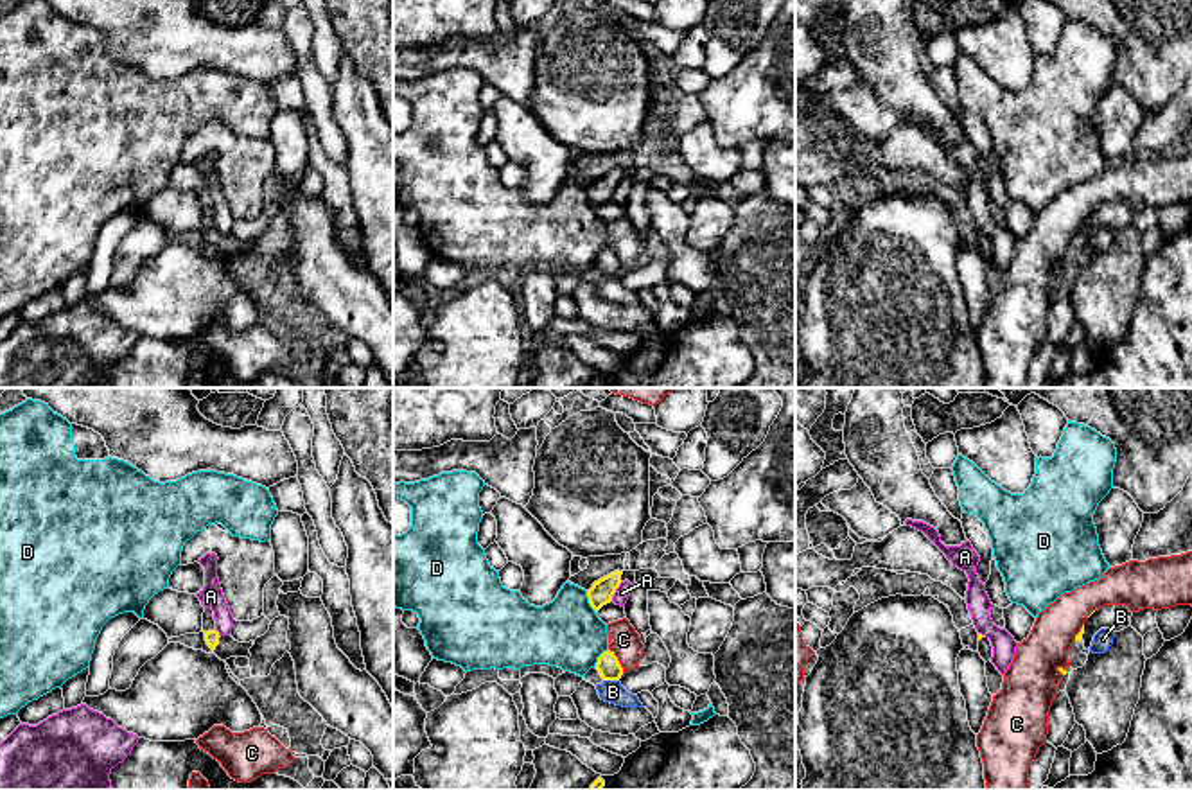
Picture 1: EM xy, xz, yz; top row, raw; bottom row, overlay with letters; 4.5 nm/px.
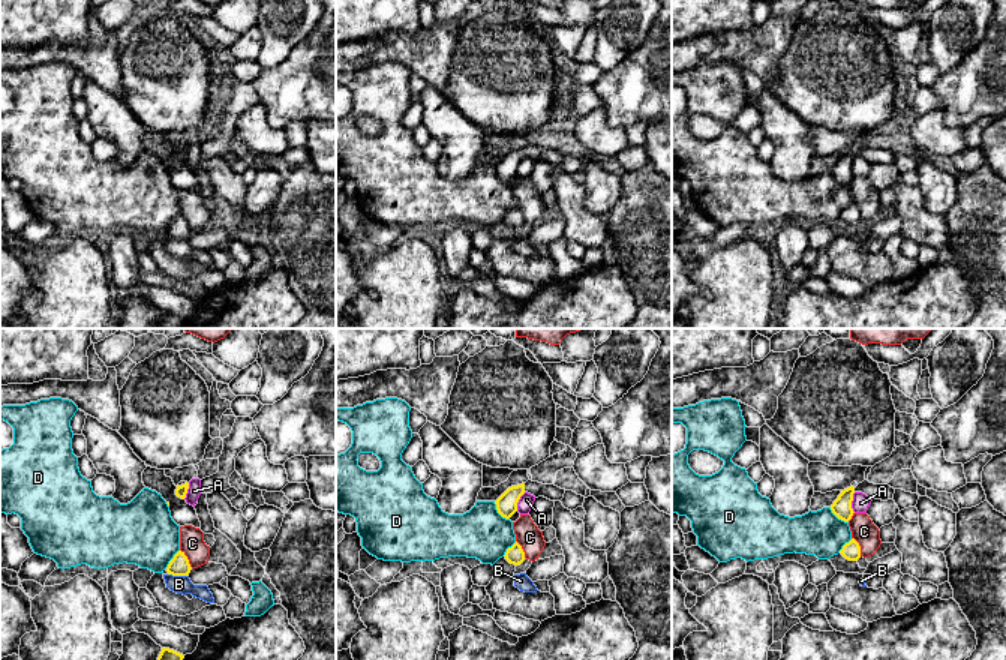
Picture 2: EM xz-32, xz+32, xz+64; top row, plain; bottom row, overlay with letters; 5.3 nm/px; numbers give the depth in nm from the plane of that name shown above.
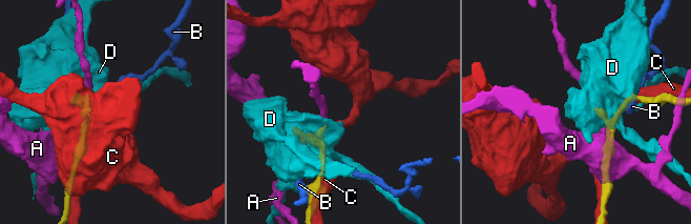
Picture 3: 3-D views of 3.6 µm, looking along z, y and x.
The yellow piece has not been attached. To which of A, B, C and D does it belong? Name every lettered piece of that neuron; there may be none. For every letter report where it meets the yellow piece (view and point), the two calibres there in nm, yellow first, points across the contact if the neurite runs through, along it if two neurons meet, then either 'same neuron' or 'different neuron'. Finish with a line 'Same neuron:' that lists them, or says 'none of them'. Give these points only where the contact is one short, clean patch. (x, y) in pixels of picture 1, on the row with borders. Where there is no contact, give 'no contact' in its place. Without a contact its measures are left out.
A: meets yellow in xz at (614, 591); 110 nm thick on the yellow side, 70 nm on the other; different neuron
B: meets yellow in xz at (611, 679); 100 nm thick on the yellow side, 100 nm on the other; border along xz (604, 679), (618, 681); different neuron
C: meets yellow in xz at (618, 661); 100 nm thick on the yellow side, 140 nm on the other; different neuron
D: meets yellow in xz at (589, 602); 110 nm thick on the yellow side, 320 nm on the other; different neuron
Same neuron: none of them

